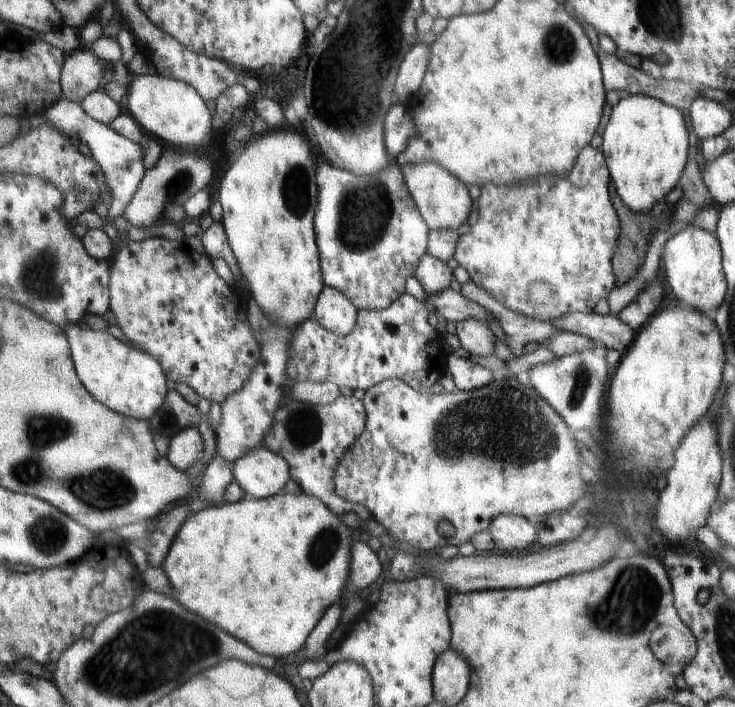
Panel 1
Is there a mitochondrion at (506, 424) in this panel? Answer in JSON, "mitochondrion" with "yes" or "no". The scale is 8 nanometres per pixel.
{"mitochondrion":"yes"}

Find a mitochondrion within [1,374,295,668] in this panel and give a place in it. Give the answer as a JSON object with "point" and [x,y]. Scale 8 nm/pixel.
{"point":[107,490]}

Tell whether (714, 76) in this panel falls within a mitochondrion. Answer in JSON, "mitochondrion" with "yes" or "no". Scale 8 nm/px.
{"mitochondrion":"no"}

